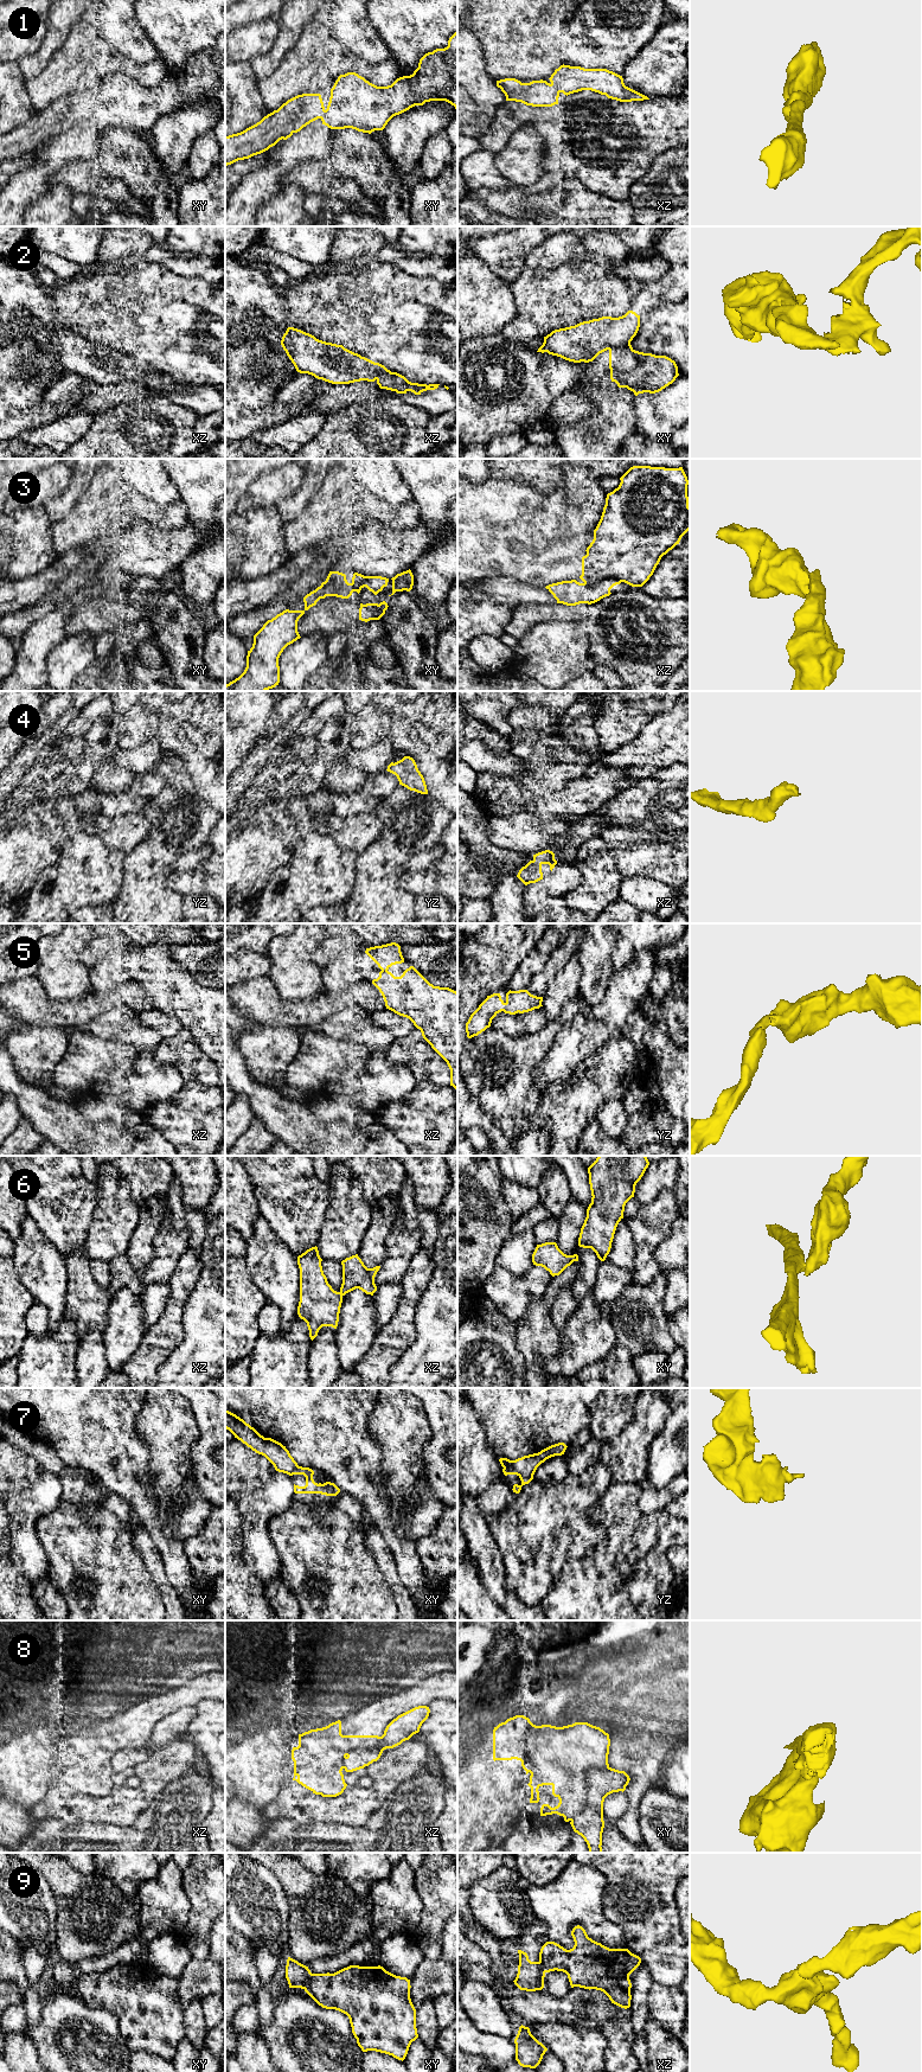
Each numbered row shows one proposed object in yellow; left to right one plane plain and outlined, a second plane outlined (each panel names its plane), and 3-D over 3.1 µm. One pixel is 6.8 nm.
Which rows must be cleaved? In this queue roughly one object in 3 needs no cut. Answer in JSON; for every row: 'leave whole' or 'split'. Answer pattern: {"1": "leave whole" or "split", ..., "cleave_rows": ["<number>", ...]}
{"1": "leave whole", "2": "split", "3": "leave whole", "4": "leave whole", "5": "leave whole", "6": "split", "7": "split", "8": "split", "9": "split", "cleave_rows": ["2", "6", "7", "8", "9"]}

